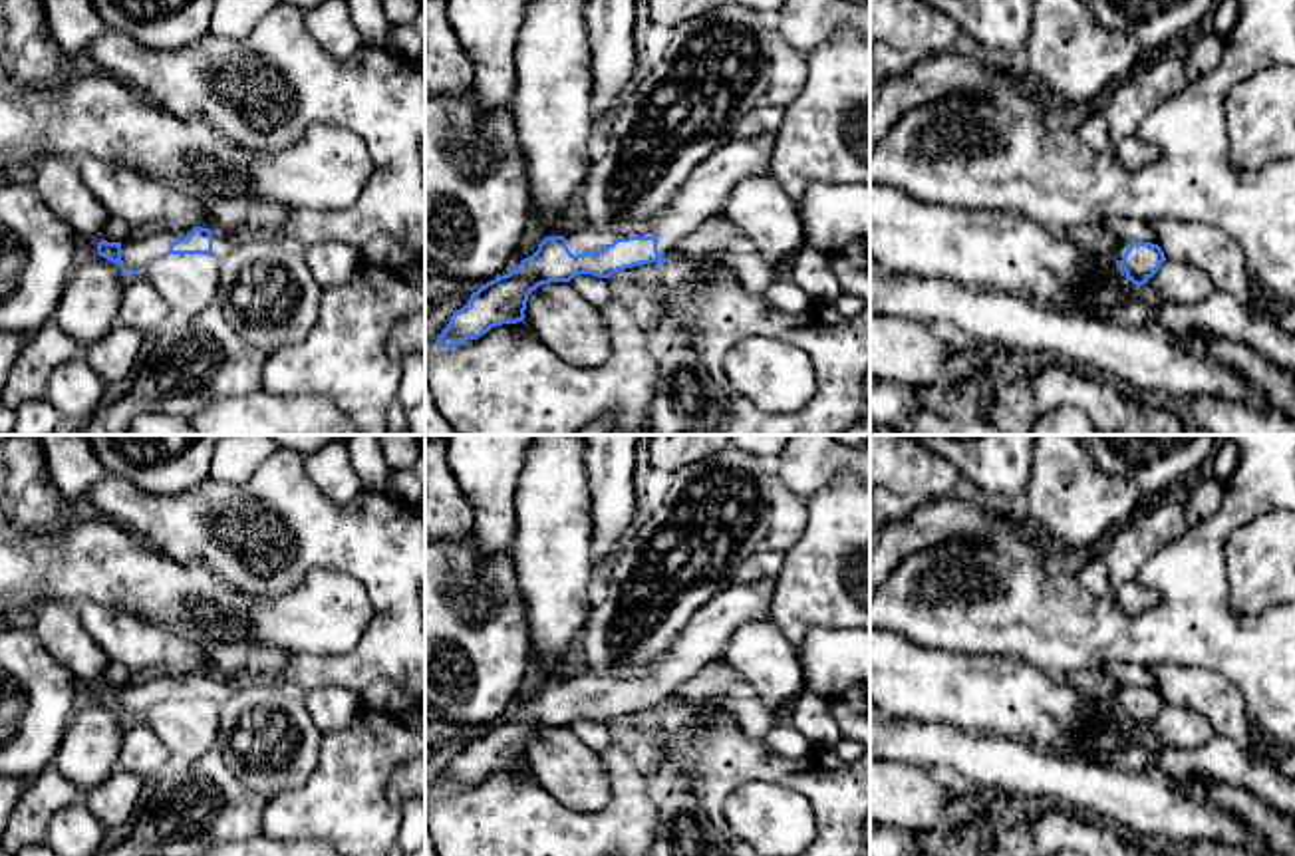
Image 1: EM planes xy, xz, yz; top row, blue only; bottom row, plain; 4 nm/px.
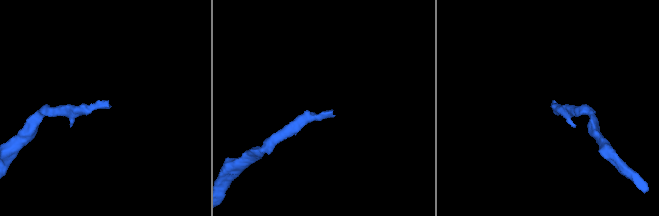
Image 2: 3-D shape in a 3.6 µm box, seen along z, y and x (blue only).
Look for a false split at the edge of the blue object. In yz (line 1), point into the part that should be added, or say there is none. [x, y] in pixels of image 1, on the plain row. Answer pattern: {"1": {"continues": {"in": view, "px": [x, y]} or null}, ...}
{"1": {"continues": {"in": "yz", "px": [1123, 692]}}}

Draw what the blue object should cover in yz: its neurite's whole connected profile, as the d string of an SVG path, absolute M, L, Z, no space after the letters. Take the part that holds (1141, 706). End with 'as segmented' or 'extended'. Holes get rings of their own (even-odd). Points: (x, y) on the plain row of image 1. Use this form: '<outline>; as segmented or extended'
M1122 685L1116 691L1114 705L1132 729L1144 731L1158 717L1166 701L1158 689Z; extended

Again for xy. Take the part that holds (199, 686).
M173 667L159 673L141 677L135 683L125 683L123 687L97 687L97 699L123 711L129 719L139 717L149 707L159 701L169 699L213 699L216 703L226 703L240 685L207 667Z; extended

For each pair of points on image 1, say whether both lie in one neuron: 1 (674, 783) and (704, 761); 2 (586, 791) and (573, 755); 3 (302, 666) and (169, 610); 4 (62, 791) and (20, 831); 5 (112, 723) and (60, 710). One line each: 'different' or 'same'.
1: different
2: same
3: different
4: same
5: different

